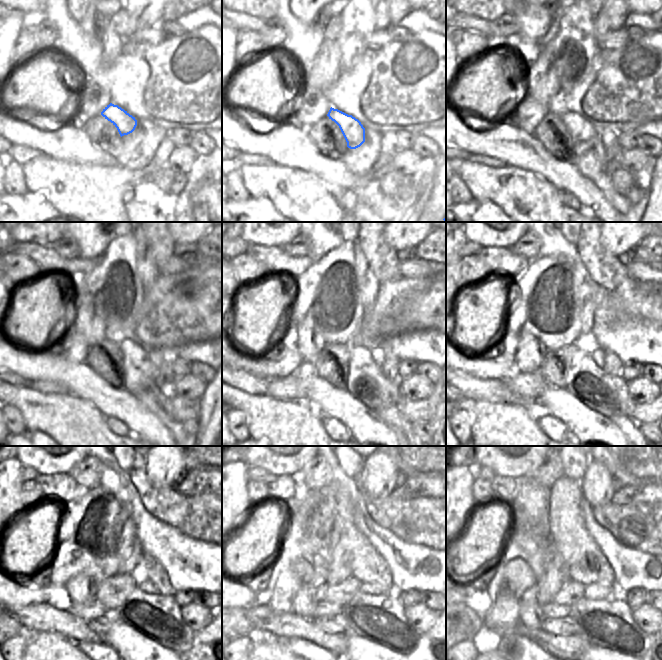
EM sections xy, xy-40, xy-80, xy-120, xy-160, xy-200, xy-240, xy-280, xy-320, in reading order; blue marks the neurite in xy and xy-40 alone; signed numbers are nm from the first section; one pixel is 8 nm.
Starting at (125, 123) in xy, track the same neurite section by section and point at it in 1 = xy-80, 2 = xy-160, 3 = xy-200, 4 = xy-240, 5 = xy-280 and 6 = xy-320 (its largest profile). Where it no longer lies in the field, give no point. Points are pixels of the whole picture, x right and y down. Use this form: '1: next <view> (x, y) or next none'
1: next xy-80 (583, 135)
2: next xy-160 (365, 381)
3: next xy-200 (607, 394)
4: next xy-240 (158, 617)
5: next xy-280 (381, 619)
6: next xy-320 (608, 623)

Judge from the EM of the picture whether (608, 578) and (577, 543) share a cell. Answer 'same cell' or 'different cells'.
same cell

